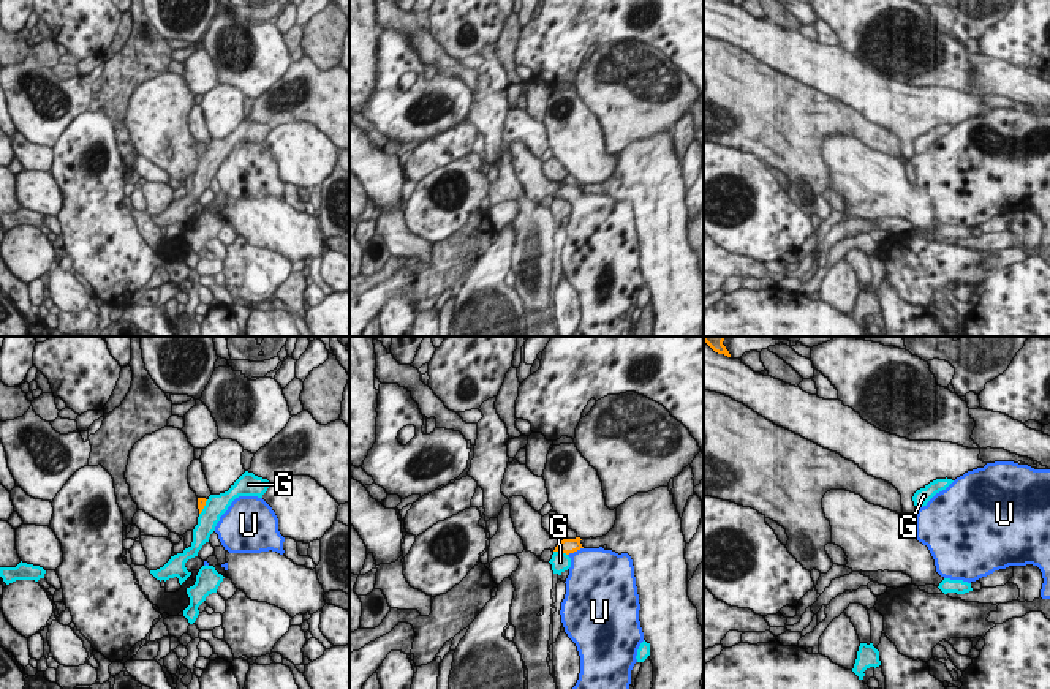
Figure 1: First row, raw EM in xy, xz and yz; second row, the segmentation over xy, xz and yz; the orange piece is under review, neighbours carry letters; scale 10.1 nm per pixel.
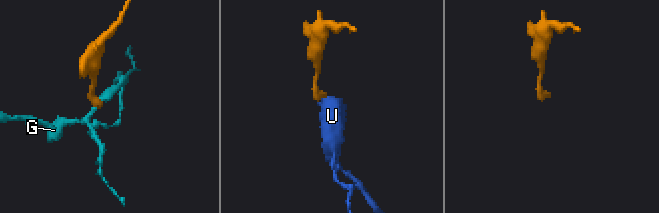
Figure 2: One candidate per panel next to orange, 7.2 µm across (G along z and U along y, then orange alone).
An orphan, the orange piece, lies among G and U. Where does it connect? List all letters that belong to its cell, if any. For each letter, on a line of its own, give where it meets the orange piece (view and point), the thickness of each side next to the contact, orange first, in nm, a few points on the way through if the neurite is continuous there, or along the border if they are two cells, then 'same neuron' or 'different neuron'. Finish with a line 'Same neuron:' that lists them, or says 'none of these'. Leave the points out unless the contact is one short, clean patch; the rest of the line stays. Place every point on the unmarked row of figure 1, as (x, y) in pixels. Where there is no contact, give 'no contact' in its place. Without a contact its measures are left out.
G: meets orange in xz at (560, 198); 160 nm thick on the orange side, 190 nm on the other; border along xz (554, 196), (566, 201); different neuron
U: meets orange in xz at (574, 196); 160 nm thick on the orange side, 420 nm on the other; runs through xz (566, 192), (574, 196), (590, 215); same neuron
Same neuron: U

